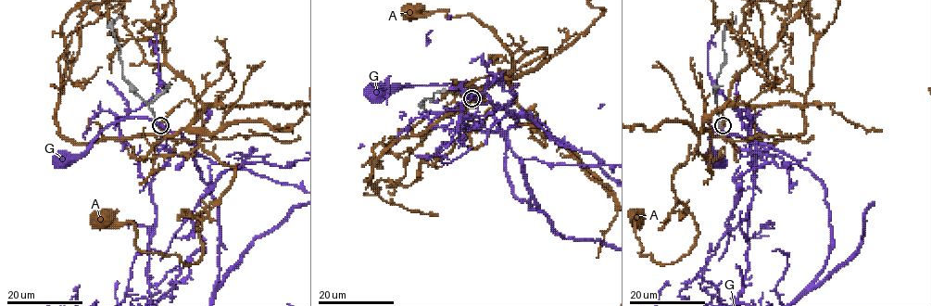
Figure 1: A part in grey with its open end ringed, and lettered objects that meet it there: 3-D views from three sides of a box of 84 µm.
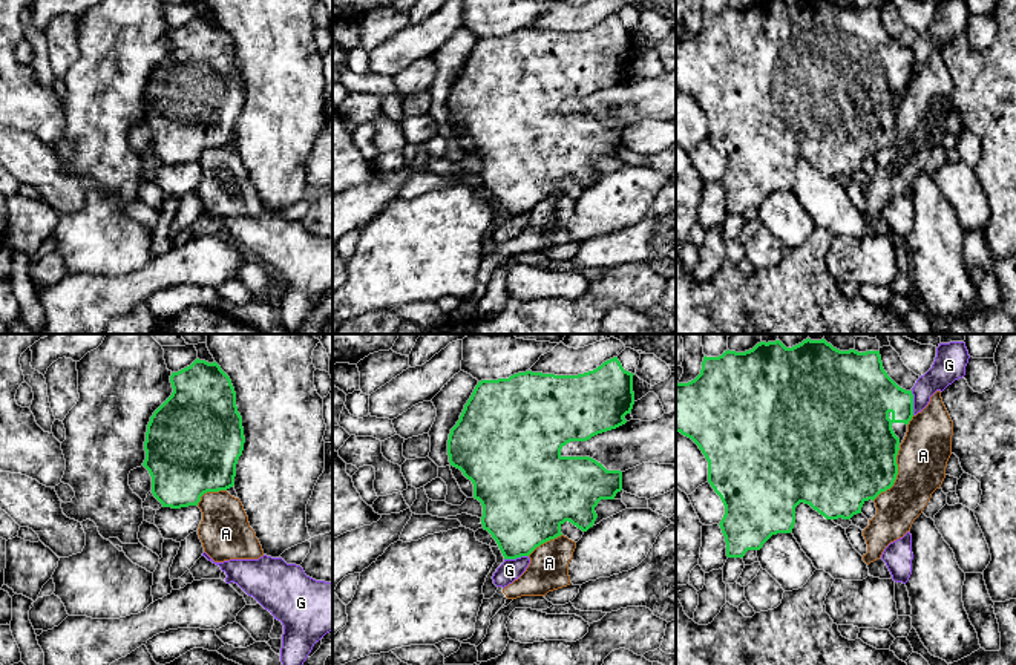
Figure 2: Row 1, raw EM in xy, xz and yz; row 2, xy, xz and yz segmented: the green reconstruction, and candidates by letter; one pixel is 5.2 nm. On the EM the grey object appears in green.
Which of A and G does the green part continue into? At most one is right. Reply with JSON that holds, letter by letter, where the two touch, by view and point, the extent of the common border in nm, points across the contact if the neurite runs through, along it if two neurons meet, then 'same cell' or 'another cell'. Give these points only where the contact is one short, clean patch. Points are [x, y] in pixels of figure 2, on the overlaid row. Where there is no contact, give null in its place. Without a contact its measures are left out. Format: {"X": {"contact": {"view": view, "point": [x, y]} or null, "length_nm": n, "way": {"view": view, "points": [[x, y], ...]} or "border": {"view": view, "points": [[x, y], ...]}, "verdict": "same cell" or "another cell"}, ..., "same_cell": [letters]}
{"A": {"contact": {"view": "yz", "point": [895, 477]}, "length_nm": 320, "verdict": "another cell"}, "G": {"contact": {"view": "xz", "point": [515, 558]}, "length_nm": 130, "verdict": "another cell"}, "same_cell": []}

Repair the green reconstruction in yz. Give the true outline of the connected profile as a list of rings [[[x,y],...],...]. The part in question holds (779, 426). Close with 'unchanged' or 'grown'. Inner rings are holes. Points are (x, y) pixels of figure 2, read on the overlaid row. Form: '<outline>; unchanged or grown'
[[[806,339],[792,348],[786,348],[780,340],[760,342],[745,352],[728,349],[719,357],[705,355],[700,374],[694,380],[676,383],[676,432],[691,438],[708,461],[708,483],[725,506],[725,515],[719,526],[725,536],[728,558],[743,558],[748,550],[760,550],[772,535],[791,533],[795,524],[795,507],[800,503],[809,504],[826,519],[850,519],[854,515],[861,513],[861,507],[866,501],[873,501],[881,492],[893,486],[898,475],[896,455],[912,417],[913,394],[912,391],[900,388],[887,375],[880,351],[840,351],[824,339]]]; grown

